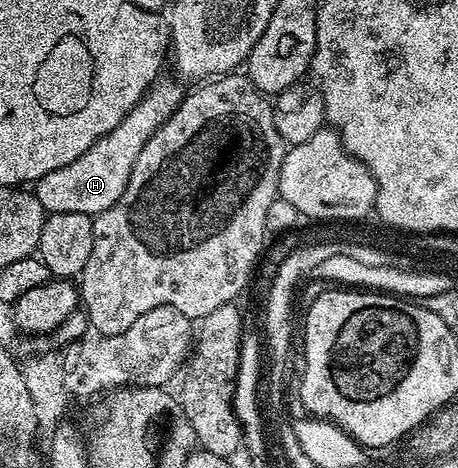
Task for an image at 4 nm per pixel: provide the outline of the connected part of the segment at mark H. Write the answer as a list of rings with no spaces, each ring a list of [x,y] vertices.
[[[157,79],[156,83],[150,85],[148,92],[137,102],[82,158],[74,158],[66,166],[58,170],[50,170],[41,180],[35,181],[34,191],[38,202],[42,202],[45,213],[51,214],[86,214],[93,218],[100,212],[110,210],[118,198],[122,198],[122,190],[126,190],[126,182],[130,180],[130,170],[134,170],[134,162],[138,162],[138,154],[142,154],[142,146],[150,142],[150,138],[170,119],[184,101],[186,88],[179,79],[164,80]]]

